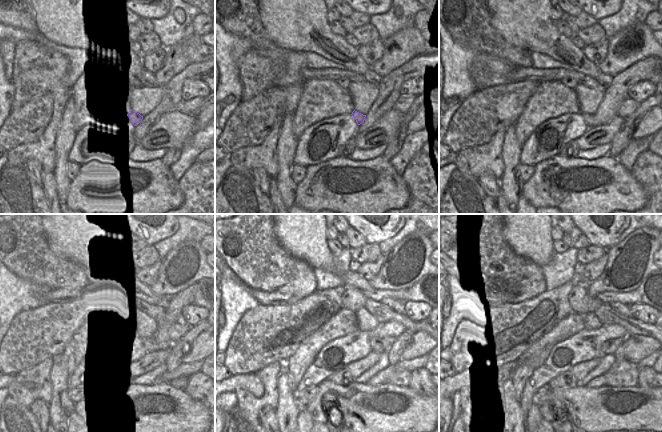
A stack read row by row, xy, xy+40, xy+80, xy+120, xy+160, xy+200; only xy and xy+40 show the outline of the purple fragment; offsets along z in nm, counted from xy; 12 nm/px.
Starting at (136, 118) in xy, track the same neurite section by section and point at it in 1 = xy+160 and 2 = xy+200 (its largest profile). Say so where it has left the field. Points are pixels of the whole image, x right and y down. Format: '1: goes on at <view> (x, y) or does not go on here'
1: goes on at xy+160 (383, 345)
2: goes on at xy+200 (609, 347)

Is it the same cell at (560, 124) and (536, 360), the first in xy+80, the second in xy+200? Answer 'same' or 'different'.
different

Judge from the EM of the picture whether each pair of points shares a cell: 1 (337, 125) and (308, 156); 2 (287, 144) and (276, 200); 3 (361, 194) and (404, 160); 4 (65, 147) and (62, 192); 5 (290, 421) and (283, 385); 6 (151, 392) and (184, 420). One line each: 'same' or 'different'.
1: same
2: different
3: different
4: same
5: same
6: same

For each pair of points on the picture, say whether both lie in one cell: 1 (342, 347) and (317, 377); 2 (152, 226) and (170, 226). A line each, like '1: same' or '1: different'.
1: same
2: same

